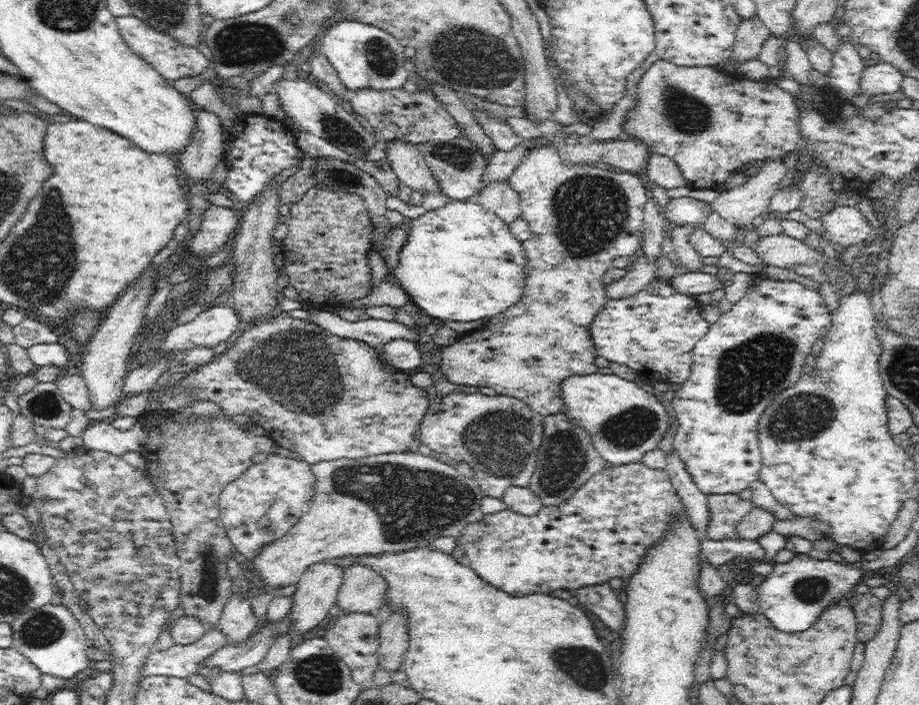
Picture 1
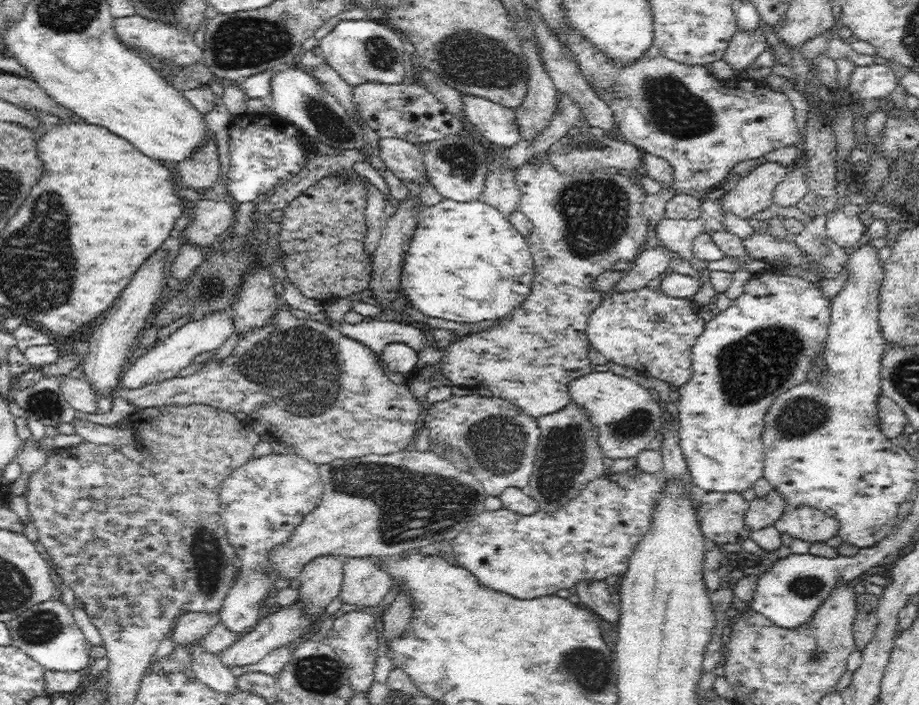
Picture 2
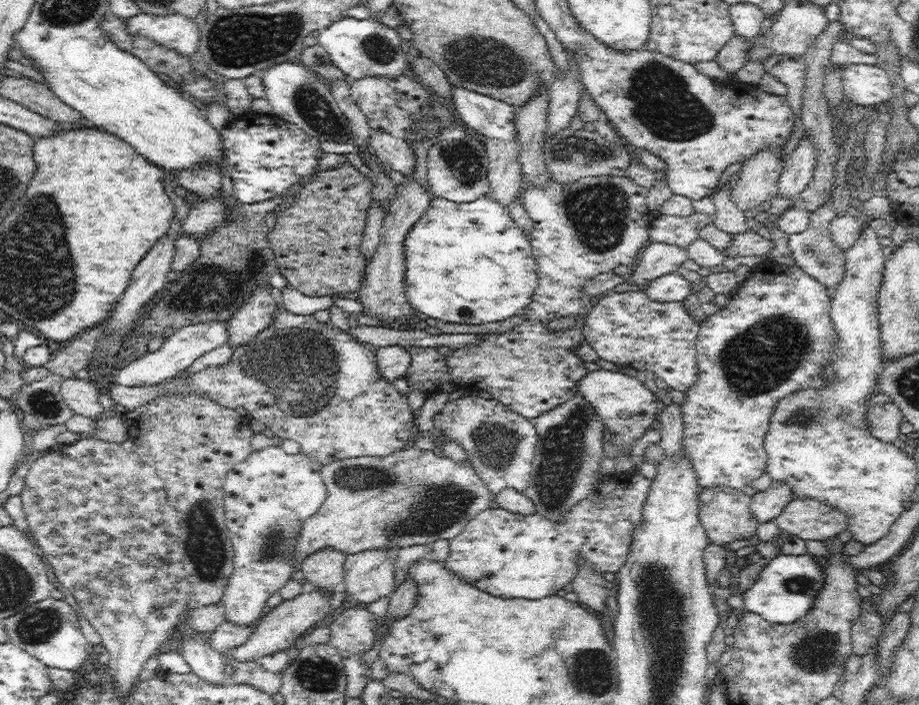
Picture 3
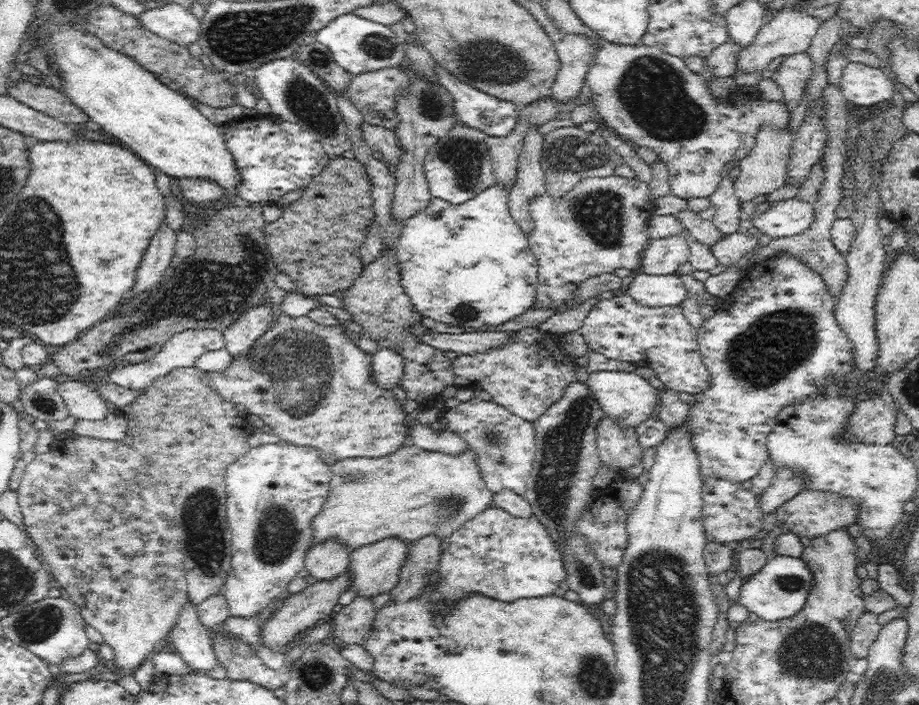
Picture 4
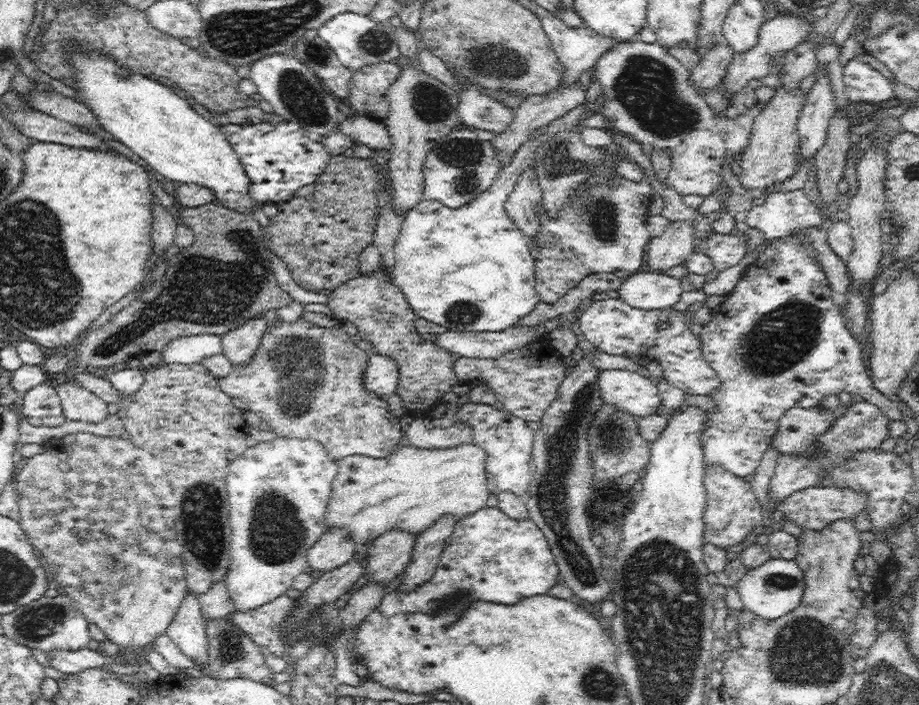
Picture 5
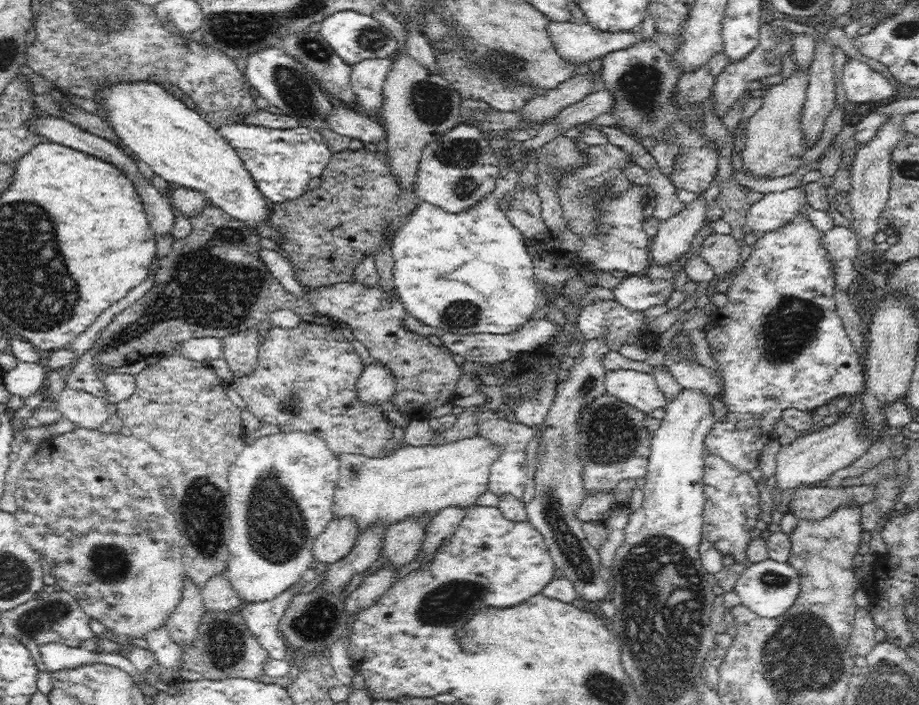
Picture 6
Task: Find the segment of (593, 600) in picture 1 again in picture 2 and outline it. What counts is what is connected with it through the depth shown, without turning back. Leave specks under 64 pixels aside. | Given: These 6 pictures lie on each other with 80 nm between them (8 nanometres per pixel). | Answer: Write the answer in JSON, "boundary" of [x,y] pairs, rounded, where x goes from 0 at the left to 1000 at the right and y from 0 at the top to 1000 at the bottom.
{"boundary":[[[633,823],[626,828],[630,854],[640,860],[651,877],[671,888],[675,877],[675,864],[666,858],[662,830],[657,823]]]}

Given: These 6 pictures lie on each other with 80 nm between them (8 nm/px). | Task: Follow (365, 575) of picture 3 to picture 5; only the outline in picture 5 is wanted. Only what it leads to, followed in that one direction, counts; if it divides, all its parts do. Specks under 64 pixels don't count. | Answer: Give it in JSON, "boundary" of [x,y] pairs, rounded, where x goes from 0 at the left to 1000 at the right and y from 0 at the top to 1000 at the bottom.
{"boundary":[[[429,749],[406,766],[397,780],[396,814],[399,826],[422,830],[431,817],[440,814],[448,791],[453,760],[455,757]]]}

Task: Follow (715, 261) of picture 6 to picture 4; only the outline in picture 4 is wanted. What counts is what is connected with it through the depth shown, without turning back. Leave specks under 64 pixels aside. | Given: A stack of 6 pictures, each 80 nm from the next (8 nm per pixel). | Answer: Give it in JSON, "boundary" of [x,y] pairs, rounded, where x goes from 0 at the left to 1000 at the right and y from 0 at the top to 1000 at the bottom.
{"boundary":[[[801,328],[799,332],[789,333],[777,349],[773,349],[773,356],[781,367],[781,374],[797,377],[823,349],[829,349],[830,343],[830,338],[820,336],[814,329],[808,332]]]}

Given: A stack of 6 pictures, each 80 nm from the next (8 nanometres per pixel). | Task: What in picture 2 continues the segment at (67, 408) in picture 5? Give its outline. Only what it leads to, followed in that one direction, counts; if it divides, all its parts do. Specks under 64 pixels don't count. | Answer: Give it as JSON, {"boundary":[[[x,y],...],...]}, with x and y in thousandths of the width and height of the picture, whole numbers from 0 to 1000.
{"boundary":[[[69,535],[65,545],[67,560],[85,584],[102,587],[107,582],[104,555],[98,549],[92,535]]]}

